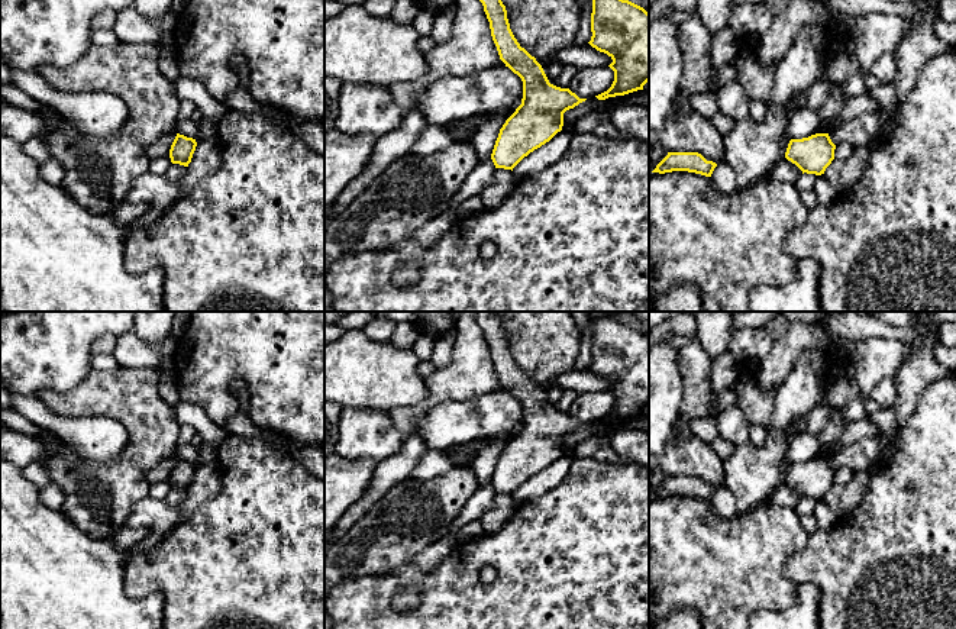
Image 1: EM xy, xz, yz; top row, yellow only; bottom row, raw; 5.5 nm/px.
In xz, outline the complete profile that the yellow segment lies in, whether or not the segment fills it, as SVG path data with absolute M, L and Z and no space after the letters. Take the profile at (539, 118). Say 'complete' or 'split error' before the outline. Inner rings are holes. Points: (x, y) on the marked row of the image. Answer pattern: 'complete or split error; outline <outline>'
complete; outline M479 0L490 22L500 59L523 81L523 99L506 120L491 159L511 170L530 152L549 142L563 126L563 113L587 99L549 83L542 65L514 38L501 0Z

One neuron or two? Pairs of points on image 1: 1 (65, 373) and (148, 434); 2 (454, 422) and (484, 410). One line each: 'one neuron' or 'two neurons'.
1: two neurons
2: one neuron

